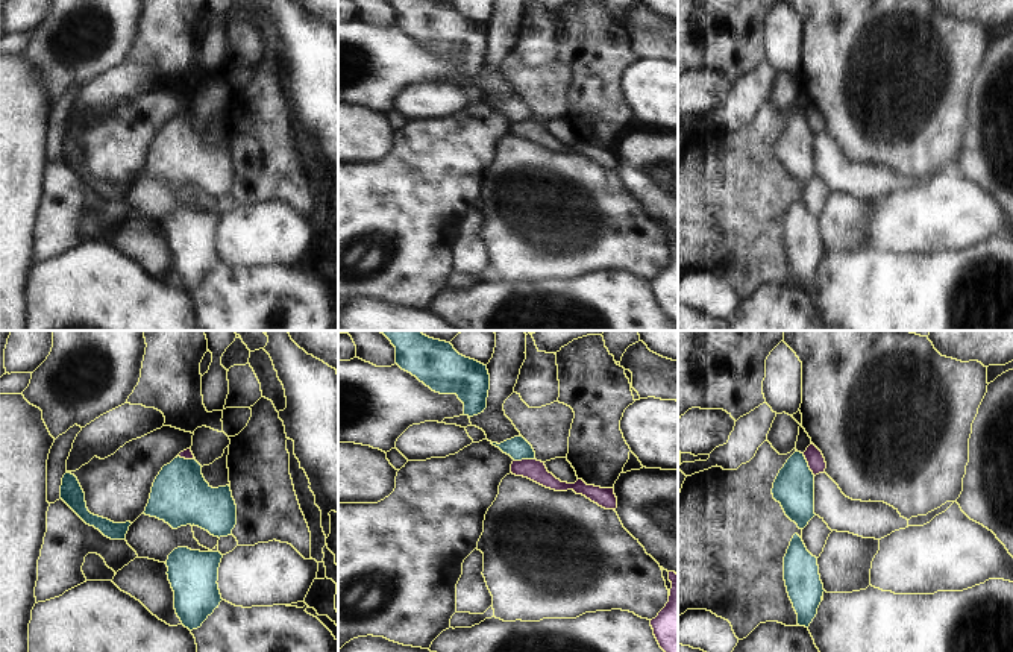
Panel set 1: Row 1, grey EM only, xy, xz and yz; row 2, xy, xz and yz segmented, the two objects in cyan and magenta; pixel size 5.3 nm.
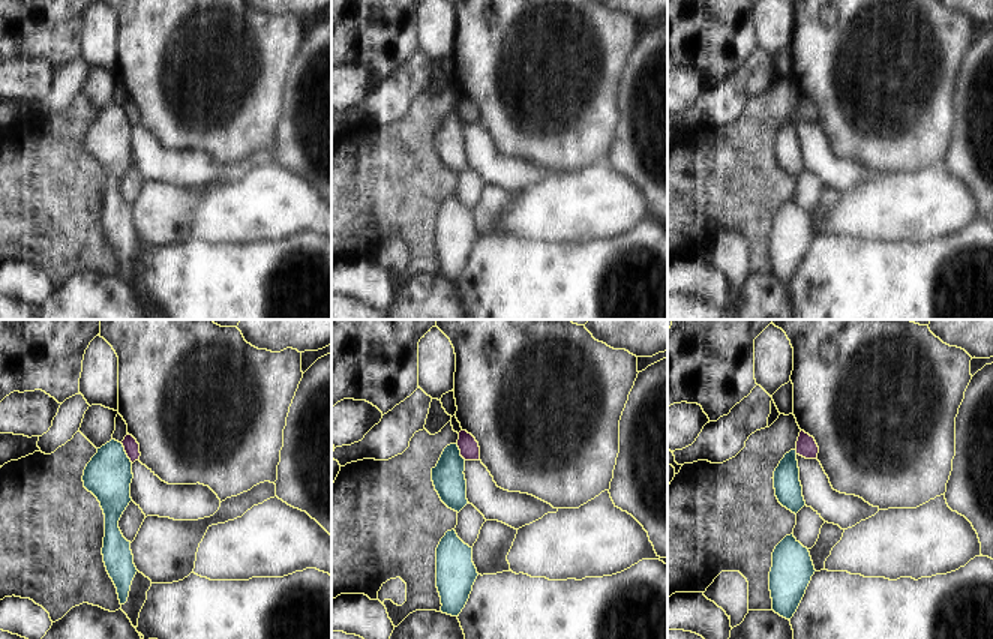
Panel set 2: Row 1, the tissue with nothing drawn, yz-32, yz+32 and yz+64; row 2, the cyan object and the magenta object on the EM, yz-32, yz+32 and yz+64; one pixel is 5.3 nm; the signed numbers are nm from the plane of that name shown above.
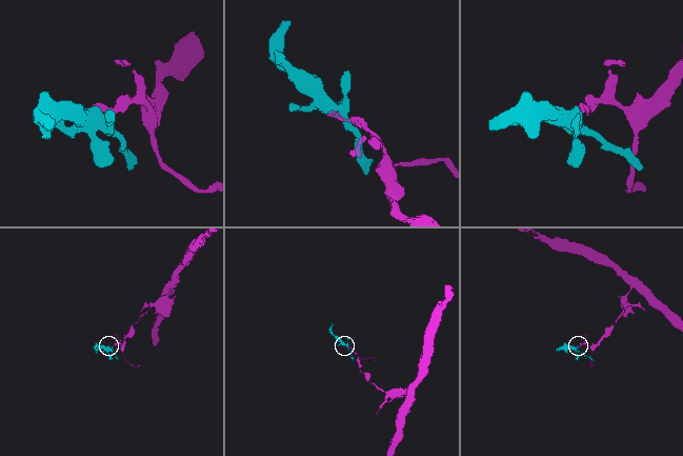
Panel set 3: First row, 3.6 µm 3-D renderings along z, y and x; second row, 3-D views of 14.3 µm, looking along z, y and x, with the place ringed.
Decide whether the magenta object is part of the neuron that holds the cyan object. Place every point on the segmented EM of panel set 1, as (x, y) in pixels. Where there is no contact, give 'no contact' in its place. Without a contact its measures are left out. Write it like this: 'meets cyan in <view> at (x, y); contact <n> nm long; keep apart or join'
meets cyan in yz at (807, 464); contact 140 nm long; keep apart

